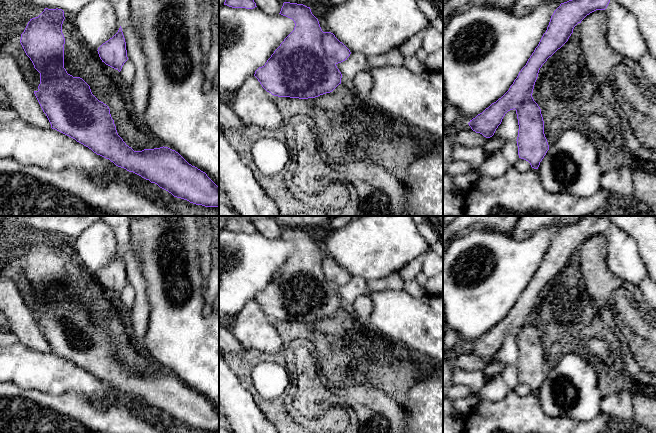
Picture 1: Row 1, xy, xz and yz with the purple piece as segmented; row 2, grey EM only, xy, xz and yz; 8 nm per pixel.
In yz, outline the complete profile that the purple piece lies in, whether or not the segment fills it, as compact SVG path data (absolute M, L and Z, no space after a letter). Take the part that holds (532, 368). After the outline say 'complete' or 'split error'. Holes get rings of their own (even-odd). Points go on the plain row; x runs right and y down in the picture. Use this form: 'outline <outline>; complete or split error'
outline M585 216L575 223L561 227L551 240L538 270L509 314L470 344L468 348L471 353L490 362L505 338L515 333L519 349L516 364L519 382L528 385L532 392L538 393L549 374L541 333L532 321L539 294L568 265L578 247L596 234L605 234L610 224L609 216Z; complete

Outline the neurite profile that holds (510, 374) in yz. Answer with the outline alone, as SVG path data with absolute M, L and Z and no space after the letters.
M517 365L505 367L501 371L502 378L510 390L513 390L519 383Z

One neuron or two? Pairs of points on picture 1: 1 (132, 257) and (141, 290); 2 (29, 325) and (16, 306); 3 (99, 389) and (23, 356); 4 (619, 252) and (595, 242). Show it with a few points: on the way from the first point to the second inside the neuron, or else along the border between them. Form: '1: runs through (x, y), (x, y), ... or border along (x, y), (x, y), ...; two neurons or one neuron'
1: runs through (133, 265), (134, 275), (138, 282); one neuron
2: runs through (24, 320), (16, 311); one neuron
3: runs through (80, 381), (42, 371); one neuron
4: border along (604, 234), (607, 240), (607, 267), (610, 271); two neurons

